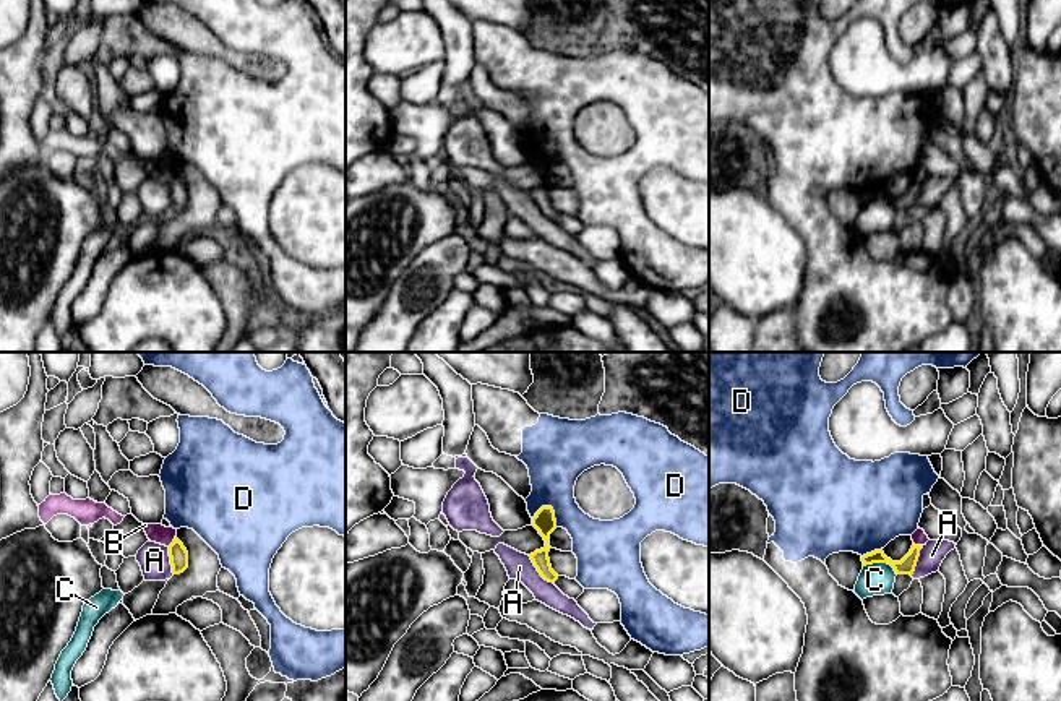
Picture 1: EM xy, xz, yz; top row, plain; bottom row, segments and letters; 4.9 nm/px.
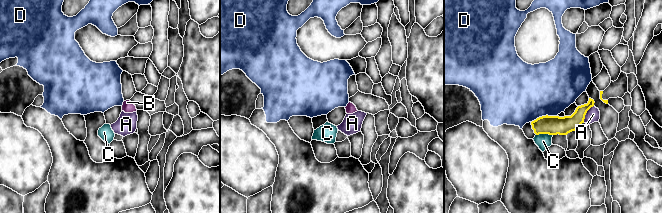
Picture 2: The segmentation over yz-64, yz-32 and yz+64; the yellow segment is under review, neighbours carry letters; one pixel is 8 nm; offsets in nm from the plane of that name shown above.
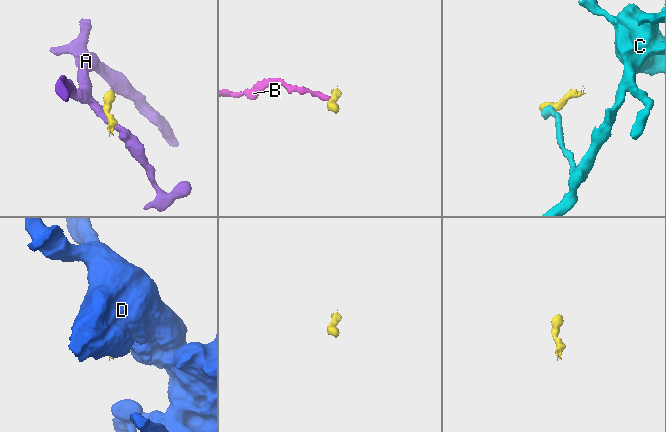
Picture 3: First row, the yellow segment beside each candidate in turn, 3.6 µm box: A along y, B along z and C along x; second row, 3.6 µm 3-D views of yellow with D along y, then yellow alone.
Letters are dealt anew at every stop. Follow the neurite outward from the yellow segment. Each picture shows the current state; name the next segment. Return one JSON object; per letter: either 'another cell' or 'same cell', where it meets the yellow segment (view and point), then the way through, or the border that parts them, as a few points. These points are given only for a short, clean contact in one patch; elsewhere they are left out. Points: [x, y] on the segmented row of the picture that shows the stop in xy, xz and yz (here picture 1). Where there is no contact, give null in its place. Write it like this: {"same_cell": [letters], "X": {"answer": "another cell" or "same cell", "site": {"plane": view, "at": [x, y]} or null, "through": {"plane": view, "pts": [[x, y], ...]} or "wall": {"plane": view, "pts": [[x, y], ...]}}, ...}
{"same_cell": [], "A": {"answer": "another cell", "site": {"plane": "xz", "at": [537, 570]}, "wall": {"plane": "xz", "pts": [[528, 555], [536, 570], [552, 583]]}}, "B": {"answer": "another cell", "site": {"plane": "xy", "at": [172, 542]}, "wall": {"plane": "xy", "pts": [[176, 537], [167, 546]]}}, "C": {"answer": "another cell", "site": {"plane": "yz", "at": [881, 562]}, "wall": {"plane": "yz", "pts": [[863, 565], [888, 563], [896, 575]]}}, "D": {"answer": "another cell", "site": {"plane": "xz", "at": [552, 508]}}}

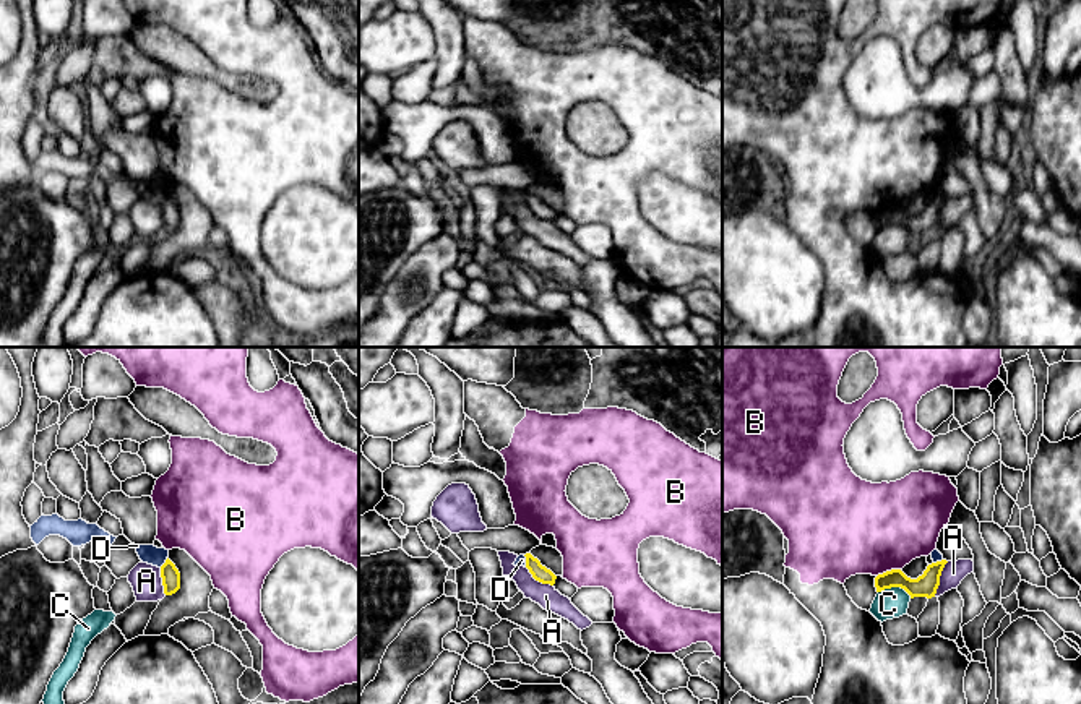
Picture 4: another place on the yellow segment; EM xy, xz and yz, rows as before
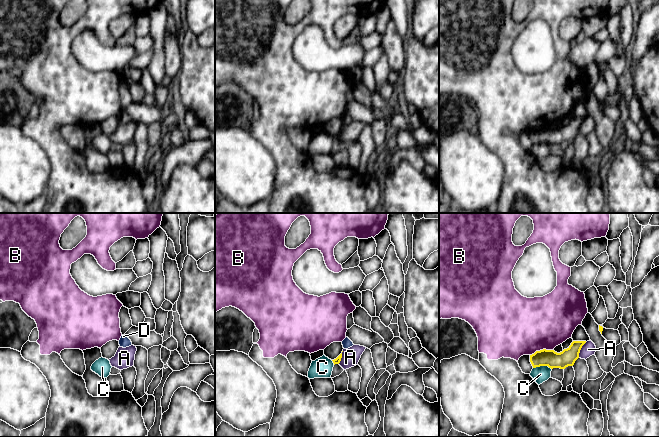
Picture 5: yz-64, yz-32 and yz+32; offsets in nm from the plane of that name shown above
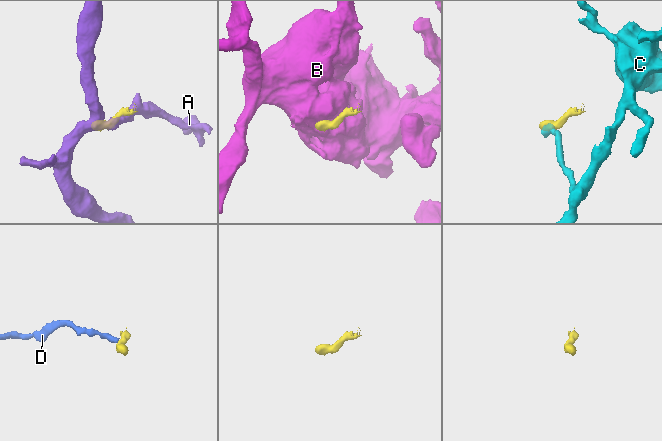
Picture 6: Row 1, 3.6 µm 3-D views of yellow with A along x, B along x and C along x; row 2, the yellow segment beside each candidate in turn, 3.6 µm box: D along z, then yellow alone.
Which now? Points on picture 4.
{"same_cell": [], "A": {"answer": "another cell", "site": {"plane": "yz", "at": [938, 579]}, "wall": {"plane": "yz", "pts": [[948, 562], [934, 596]]}}, "B": {"answer": "another cell", "site": {"plane": "yz", "at": [888, 571]}}, "C": {"answer": "another cell", "site": {"plane": "yz", "at": [895, 586]}, "wall": {"plane": "yz", "pts": [[878, 591], [901, 588], [911, 597]]}}, "D": {"answer": "another cell", "site": {"plane": "xy", "at": [164, 563]}, "wall": {"plane": "xy", "pts": [[167, 558], [159, 566]]}}}

